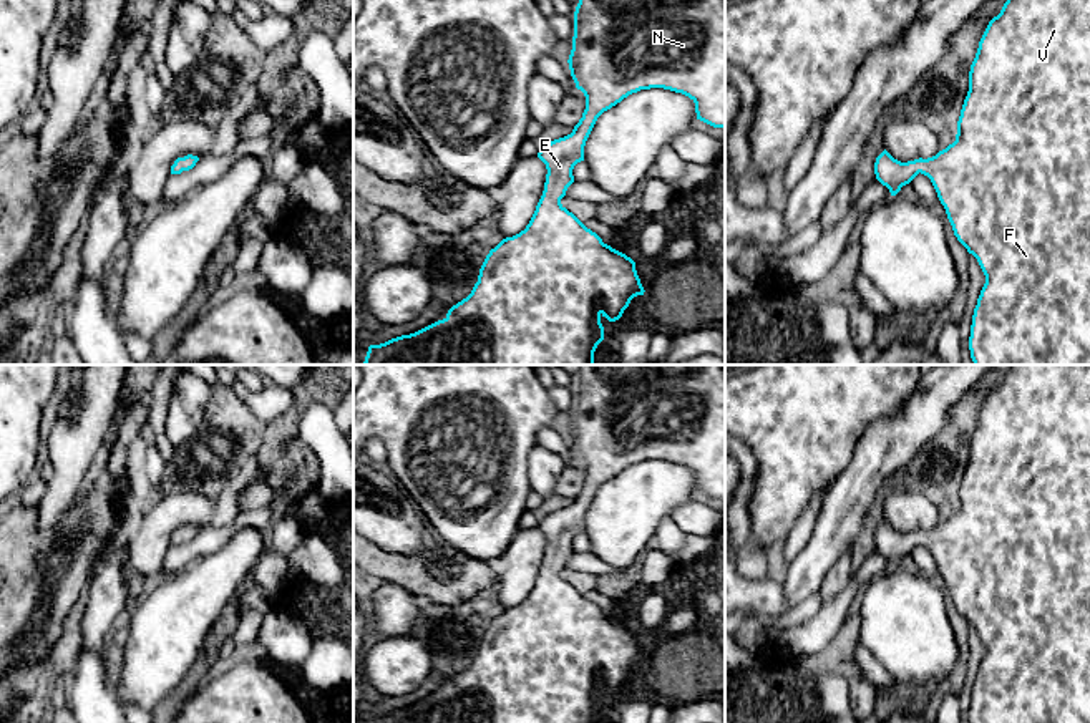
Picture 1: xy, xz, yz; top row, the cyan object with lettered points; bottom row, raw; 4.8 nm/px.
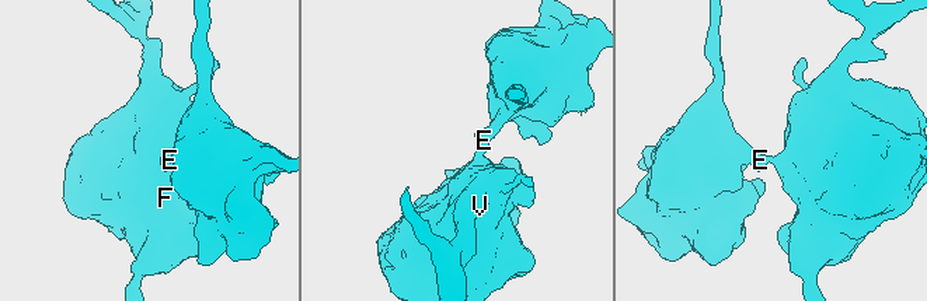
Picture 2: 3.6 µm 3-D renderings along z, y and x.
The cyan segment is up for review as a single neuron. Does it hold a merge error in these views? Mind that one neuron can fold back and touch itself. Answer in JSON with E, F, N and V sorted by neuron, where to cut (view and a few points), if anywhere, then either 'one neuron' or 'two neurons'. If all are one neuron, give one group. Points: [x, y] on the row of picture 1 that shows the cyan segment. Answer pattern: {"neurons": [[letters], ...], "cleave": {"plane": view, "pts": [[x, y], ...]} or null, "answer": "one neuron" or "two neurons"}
{"neurons": [["E", "F", "N", "V"]], "cleave": null, "answer": "one neuron"}

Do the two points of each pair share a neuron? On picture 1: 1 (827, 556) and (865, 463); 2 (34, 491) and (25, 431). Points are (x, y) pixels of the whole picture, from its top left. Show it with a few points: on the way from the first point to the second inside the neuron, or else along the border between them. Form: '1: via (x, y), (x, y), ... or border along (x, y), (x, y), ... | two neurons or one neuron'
1: via (832, 533), (856, 486) | one neuron
2: border along (35, 475), (19, 491) | two neurons

